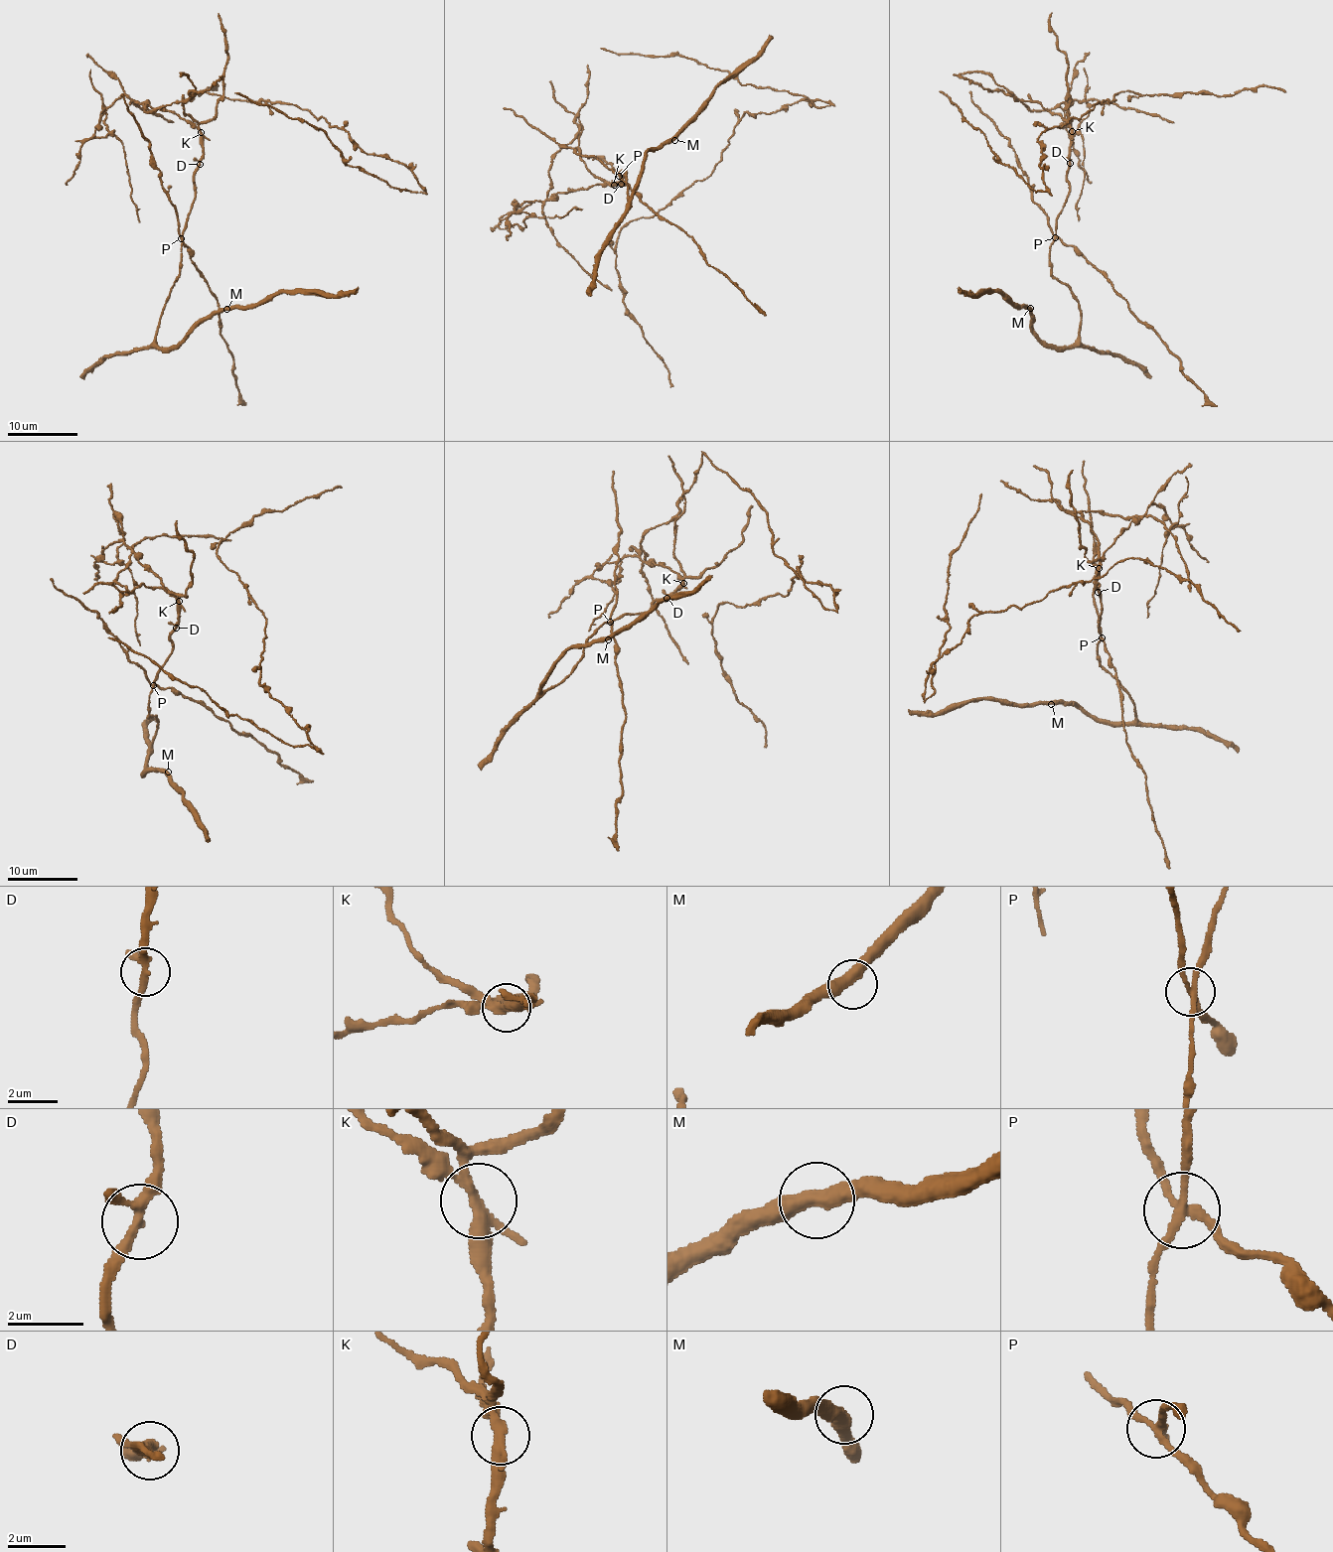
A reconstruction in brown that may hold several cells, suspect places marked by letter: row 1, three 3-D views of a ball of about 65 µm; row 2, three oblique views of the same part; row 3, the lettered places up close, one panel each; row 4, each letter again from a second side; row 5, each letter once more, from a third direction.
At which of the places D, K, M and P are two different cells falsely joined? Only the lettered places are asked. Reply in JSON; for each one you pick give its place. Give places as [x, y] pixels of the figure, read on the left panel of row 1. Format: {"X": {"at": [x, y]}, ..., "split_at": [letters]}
{"K": {"at": [201, 132]}, "P": {"at": [181, 238]}, "split_at": ["K", "P"]}

